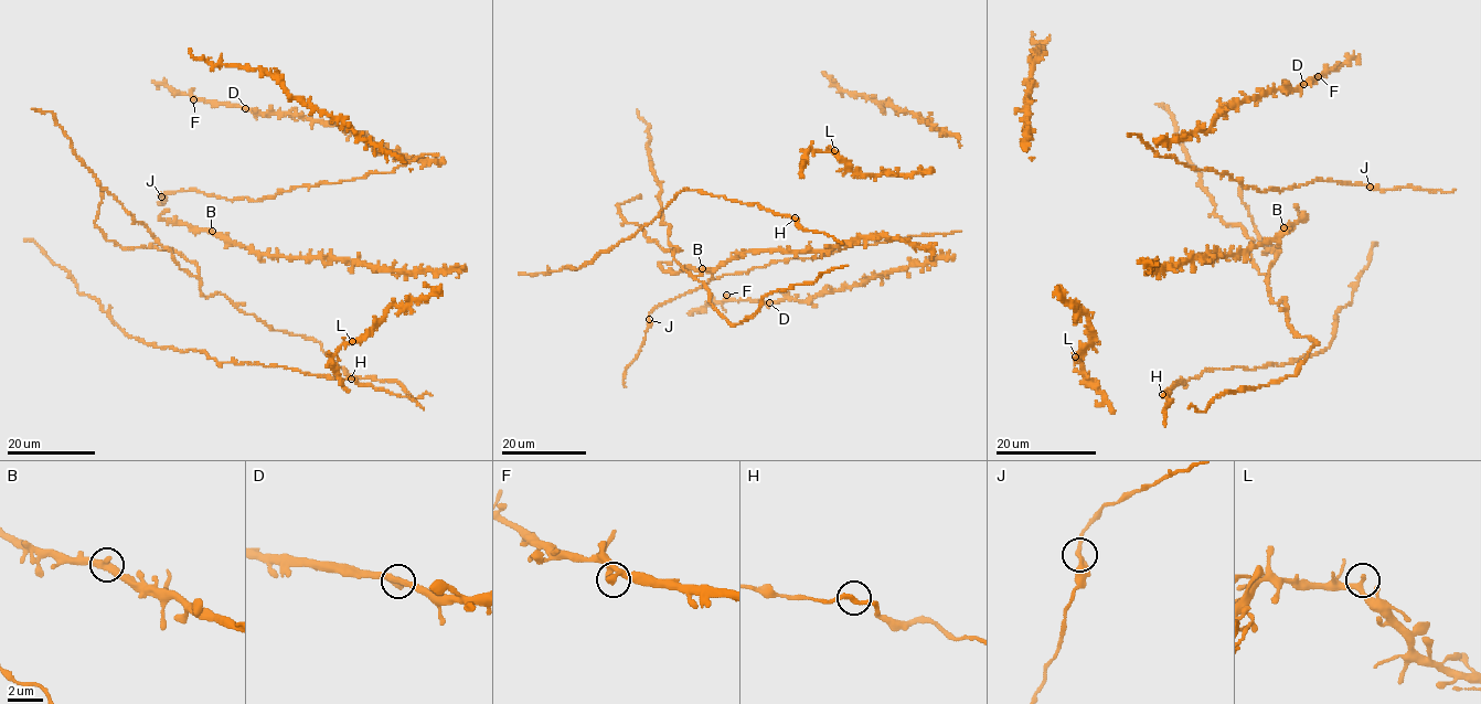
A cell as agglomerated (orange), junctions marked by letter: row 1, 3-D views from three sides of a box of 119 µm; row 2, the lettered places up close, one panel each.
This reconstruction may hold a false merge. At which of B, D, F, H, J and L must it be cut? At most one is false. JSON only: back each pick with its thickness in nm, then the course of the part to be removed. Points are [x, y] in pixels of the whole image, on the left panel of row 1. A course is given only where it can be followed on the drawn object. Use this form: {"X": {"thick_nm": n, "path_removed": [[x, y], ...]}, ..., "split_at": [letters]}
{"split_at": []}

